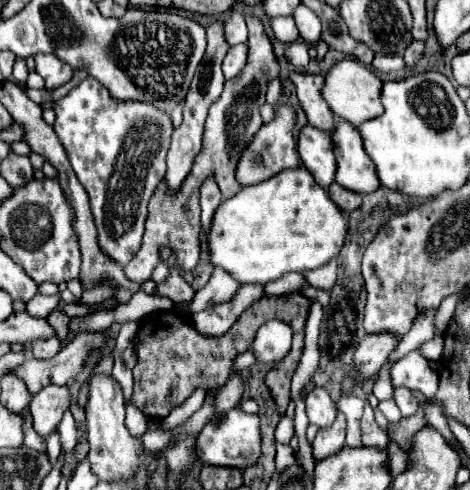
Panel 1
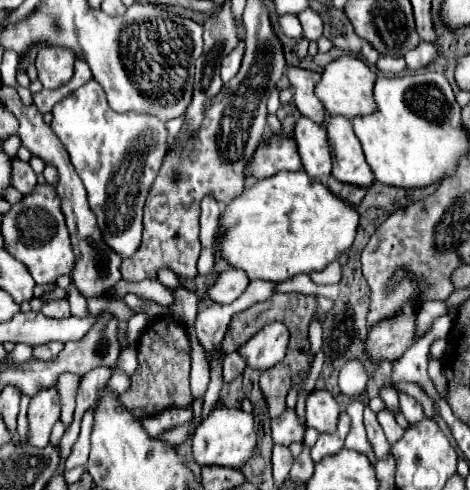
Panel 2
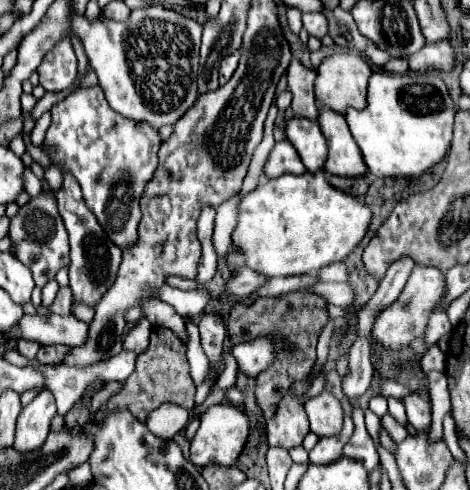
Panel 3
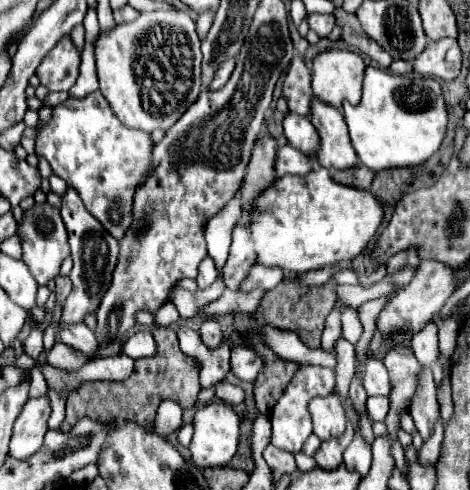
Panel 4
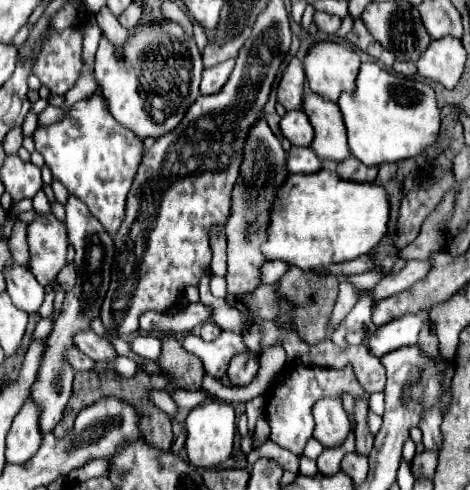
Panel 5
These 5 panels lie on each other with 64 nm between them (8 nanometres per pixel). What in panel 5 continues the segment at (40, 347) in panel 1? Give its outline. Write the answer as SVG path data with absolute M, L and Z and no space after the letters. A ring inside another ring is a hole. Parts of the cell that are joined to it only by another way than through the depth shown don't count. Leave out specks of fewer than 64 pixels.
M70 346L64 350L64 358L66 362L76 370L76 372L88 372L94 368L94 360L88 360L88 356L84 356L78 348Z

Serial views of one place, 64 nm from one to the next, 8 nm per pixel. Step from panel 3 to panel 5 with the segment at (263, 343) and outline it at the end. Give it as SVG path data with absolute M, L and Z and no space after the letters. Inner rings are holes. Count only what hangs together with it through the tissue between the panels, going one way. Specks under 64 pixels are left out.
M240 352L230 360L228 378L234 386L246 386L254 380L258 368L260 368L258 356L248 356L246 352Z

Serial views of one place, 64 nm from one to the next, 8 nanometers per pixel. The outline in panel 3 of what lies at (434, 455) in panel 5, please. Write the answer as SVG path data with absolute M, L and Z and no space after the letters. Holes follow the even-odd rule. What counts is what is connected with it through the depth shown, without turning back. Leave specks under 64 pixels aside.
M430 372L426 378L430 386L430 398L432 398L432 432L436 432L436 436L442 436L442 418L446 412L450 412L446 376L442 372Z

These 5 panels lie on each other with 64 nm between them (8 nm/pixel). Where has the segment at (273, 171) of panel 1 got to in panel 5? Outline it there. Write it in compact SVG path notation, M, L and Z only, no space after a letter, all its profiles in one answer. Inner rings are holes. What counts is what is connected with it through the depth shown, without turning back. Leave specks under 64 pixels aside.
M292 146L286 152L286 172L288 174L312 174L318 168L322 168L322 162L310 148Z

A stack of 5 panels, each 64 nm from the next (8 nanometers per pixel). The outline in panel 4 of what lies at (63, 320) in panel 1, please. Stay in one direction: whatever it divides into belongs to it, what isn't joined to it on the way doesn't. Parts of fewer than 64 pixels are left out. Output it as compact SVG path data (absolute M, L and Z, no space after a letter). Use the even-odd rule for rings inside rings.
M56 276L56 302L58 302L60 306L64 306L62 302L64 302L66 296L70 294L70 290L72 290L72 282L70 282L70 278Z

